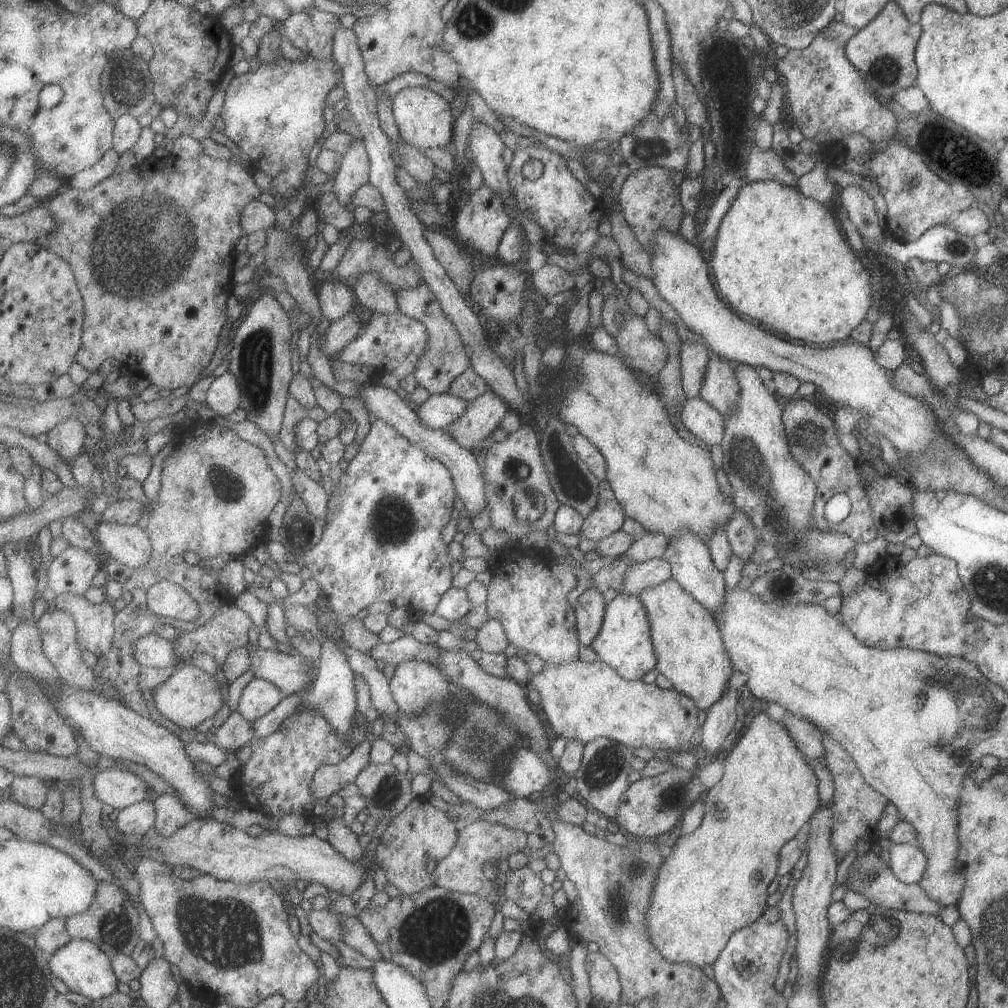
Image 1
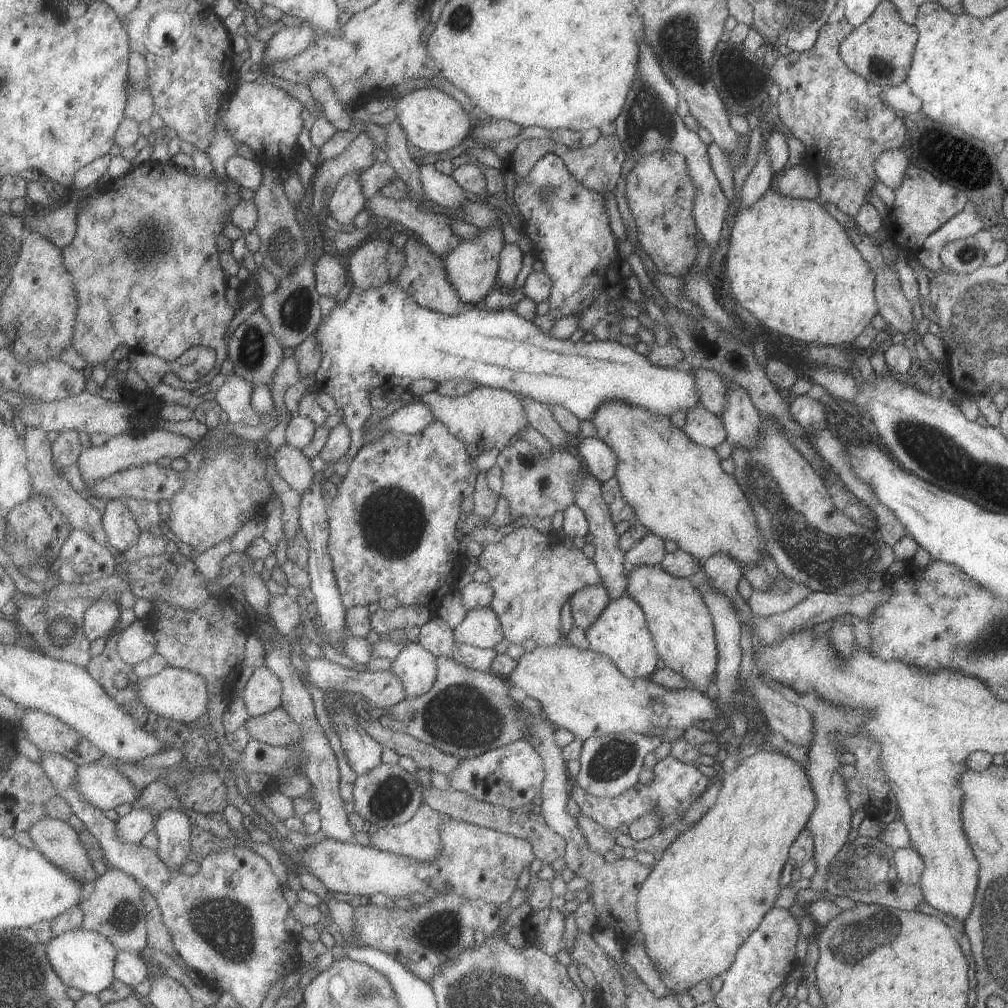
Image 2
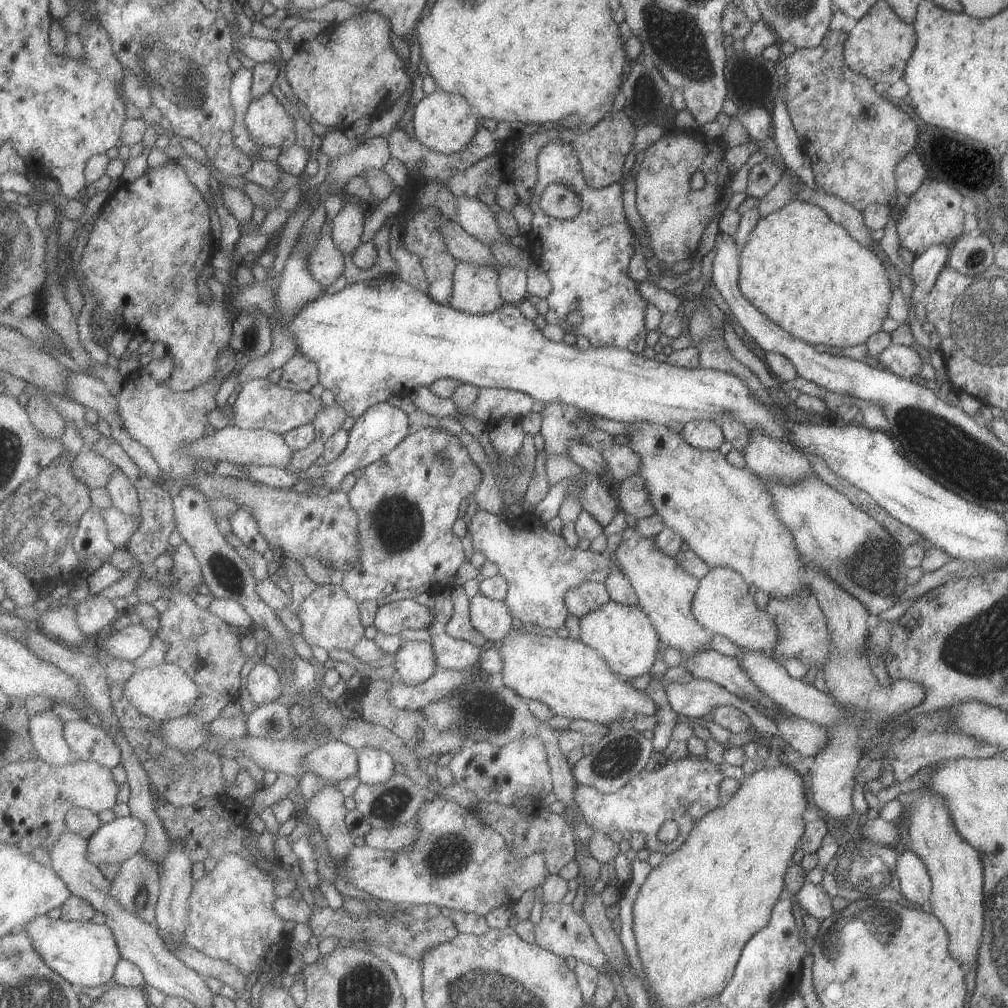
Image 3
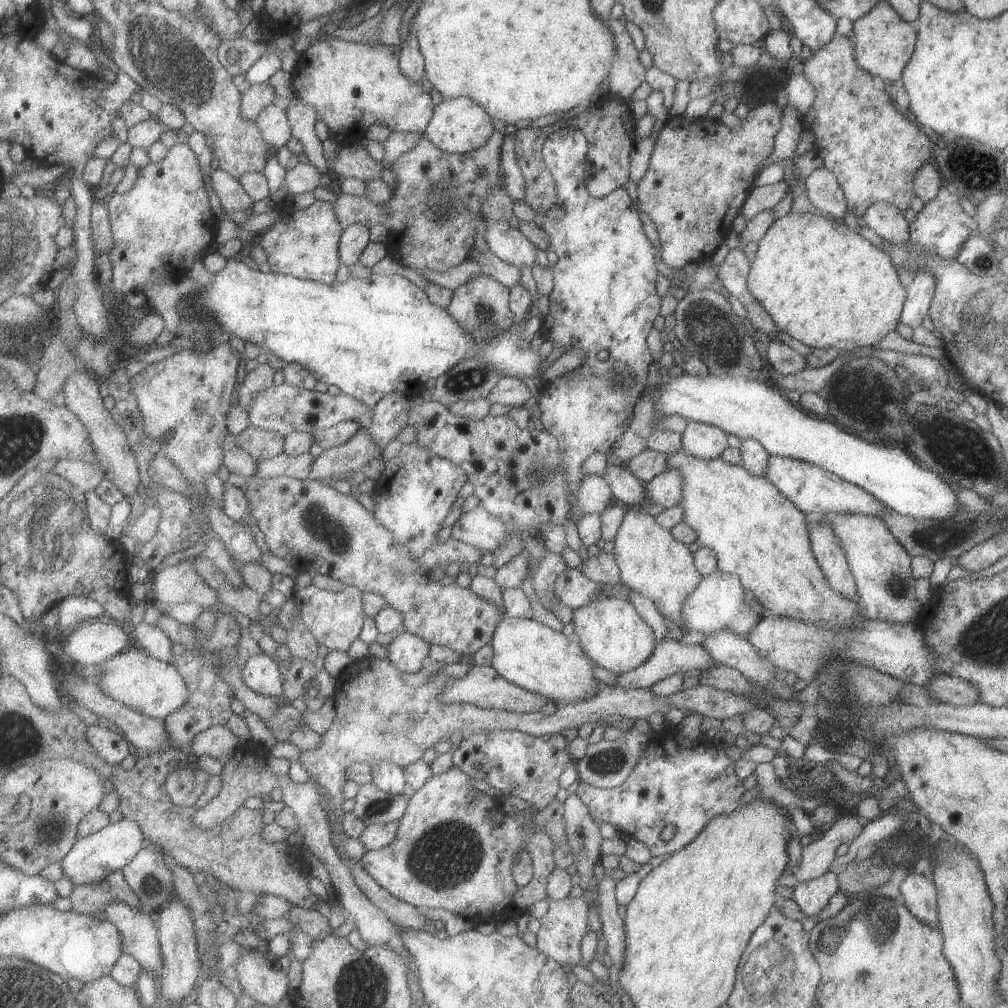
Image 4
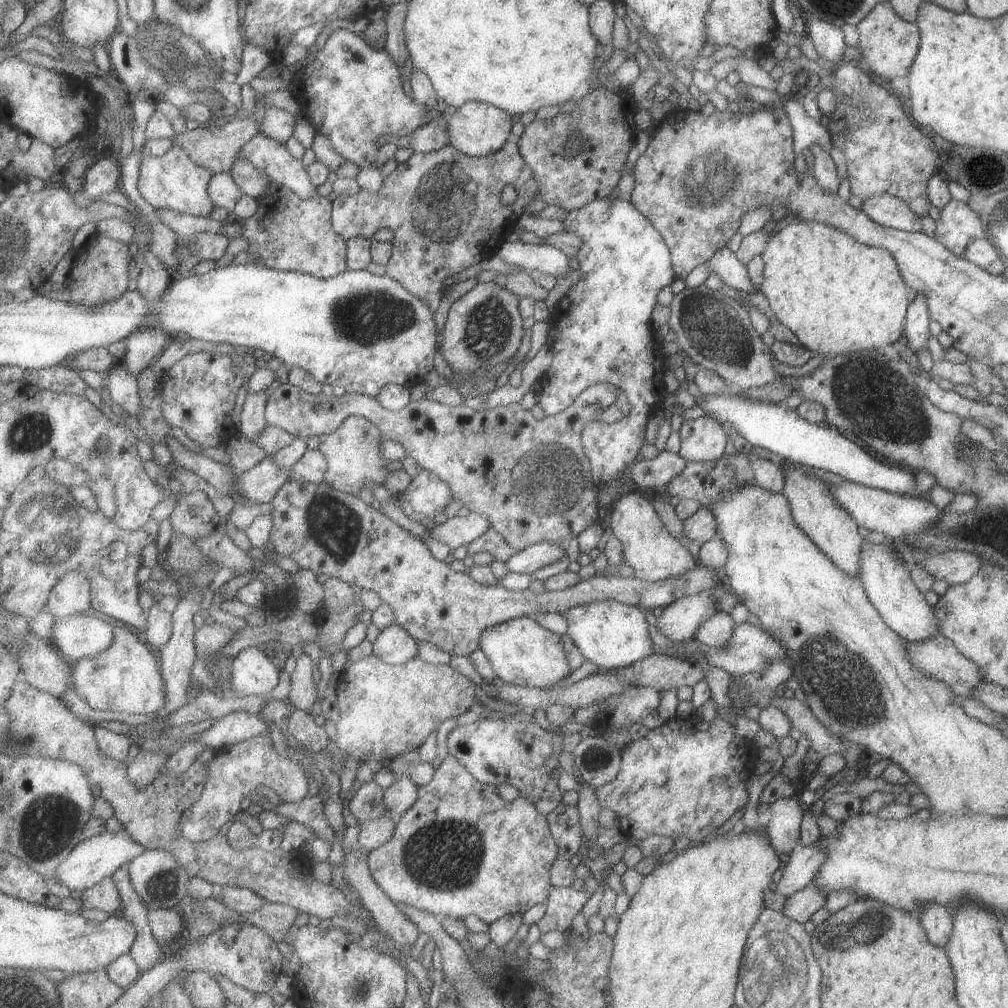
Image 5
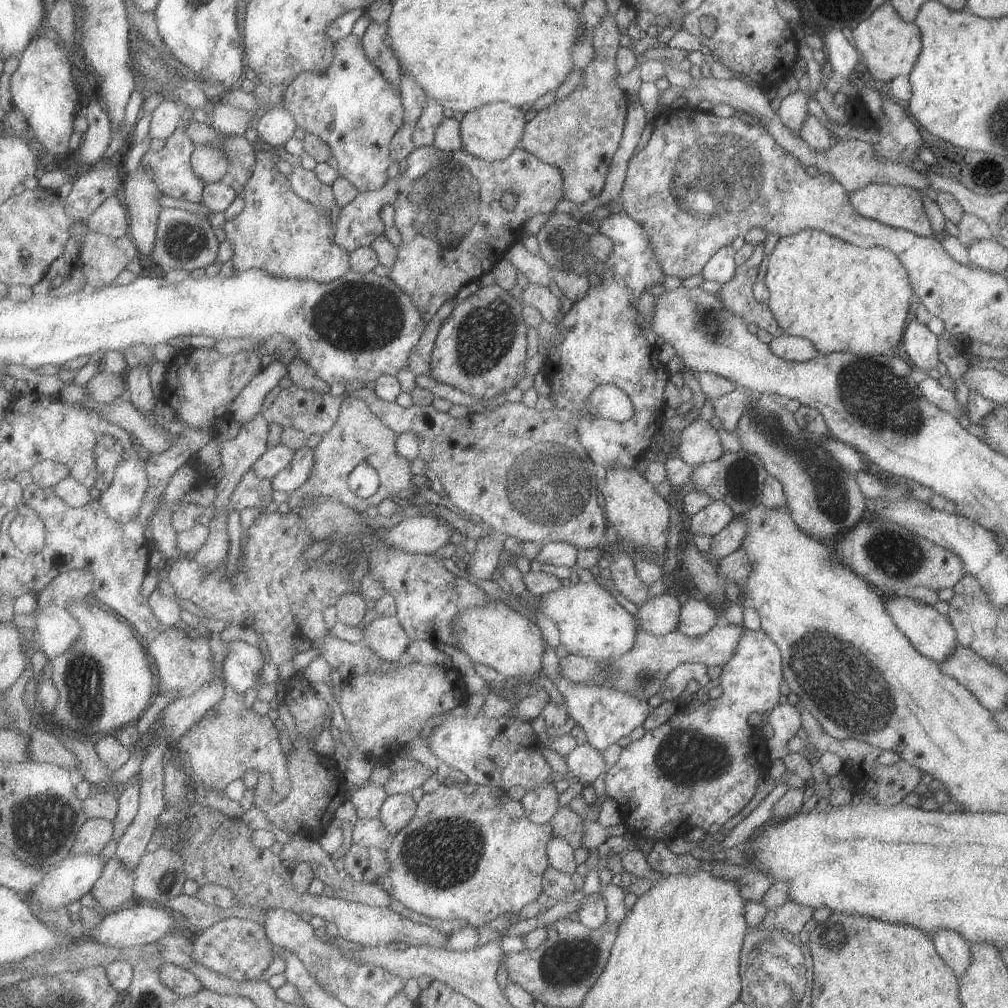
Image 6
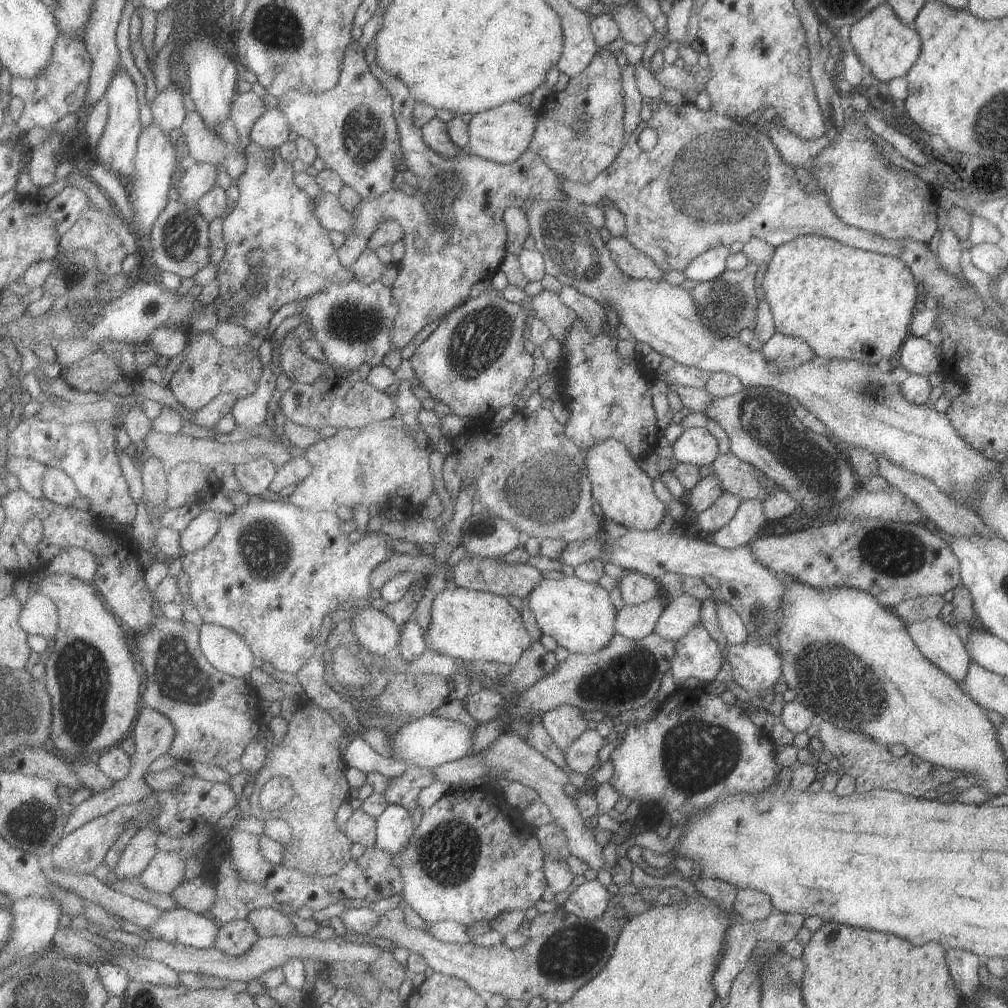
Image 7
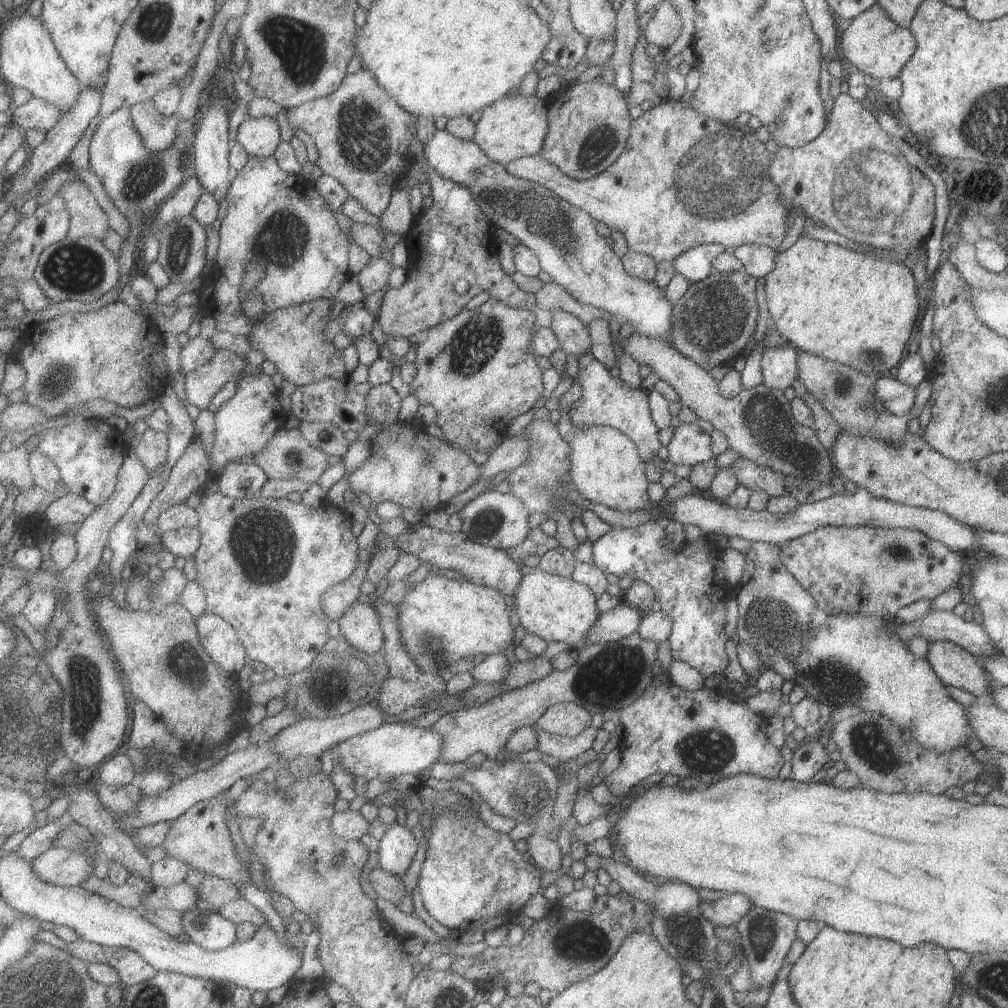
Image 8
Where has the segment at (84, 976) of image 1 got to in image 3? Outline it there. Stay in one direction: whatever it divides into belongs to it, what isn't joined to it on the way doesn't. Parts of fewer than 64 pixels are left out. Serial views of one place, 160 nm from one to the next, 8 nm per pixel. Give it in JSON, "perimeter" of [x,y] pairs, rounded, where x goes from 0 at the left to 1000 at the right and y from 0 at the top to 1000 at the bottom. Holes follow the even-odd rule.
{"perimeter":[[[44,907],[27,917],[27,927],[31,927],[31,933],[35,935],[39,946],[43,946],[43,952],[76,980],[108,976],[112,973],[118,953],[122,951],[113,923],[105,915],[67,914],[62,909],[55,912]]]}

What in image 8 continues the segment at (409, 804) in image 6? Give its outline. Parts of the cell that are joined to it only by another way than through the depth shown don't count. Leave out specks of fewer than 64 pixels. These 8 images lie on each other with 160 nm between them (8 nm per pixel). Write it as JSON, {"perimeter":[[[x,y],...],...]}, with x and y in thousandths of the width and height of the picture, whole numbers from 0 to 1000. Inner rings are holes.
{"perimeter":[[[395,816],[384,819],[377,833],[376,859],[386,867],[402,869],[412,853],[414,843],[416,834],[408,822]]]}

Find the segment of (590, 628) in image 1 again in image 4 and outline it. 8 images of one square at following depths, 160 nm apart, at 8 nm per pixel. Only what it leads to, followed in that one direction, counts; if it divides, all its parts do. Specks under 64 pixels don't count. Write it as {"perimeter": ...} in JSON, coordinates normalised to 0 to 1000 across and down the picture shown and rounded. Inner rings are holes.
{"perimeter":[[[563,563],[551,577],[550,589],[553,595],[569,606],[584,596],[592,595],[595,591],[595,581],[574,564]]]}

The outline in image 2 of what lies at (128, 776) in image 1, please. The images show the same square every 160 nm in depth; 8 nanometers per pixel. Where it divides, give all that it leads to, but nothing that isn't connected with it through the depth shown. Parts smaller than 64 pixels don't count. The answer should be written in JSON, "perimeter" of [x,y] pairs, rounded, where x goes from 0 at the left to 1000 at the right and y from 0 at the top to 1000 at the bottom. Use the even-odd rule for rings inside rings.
{"perimeter":[[[96,756],[80,759],[73,776],[73,780],[77,781],[92,800],[103,805],[116,802],[124,796],[134,796],[137,790],[133,779],[118,764]]]}

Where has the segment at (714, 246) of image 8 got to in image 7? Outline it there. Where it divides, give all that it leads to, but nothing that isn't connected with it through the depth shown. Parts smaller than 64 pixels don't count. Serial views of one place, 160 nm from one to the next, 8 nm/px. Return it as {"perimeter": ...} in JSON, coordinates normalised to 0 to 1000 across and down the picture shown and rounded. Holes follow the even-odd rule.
{"perimeter":[[[713,244],[703,246],[697,252],[689,254],[680,264],[678,273],[681,278],[689,279],[690,281],[705,279],[720,267],[719,258],[721,258],[721,254],[723,254],[723,245]]]}

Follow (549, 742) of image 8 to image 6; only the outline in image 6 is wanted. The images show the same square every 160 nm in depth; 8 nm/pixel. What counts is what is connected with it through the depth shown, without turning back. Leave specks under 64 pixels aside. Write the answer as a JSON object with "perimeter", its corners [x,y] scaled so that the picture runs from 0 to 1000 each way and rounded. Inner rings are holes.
{"perimeter":[[[582,736],[570,739],[560,751],[560,756],[576,778],[586,778],[601,762],[597,748]]]}

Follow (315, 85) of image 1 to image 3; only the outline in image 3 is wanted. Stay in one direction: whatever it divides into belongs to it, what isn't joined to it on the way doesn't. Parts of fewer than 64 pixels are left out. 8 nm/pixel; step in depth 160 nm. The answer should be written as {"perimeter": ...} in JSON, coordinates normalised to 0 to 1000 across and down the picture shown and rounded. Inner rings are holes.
{"perimeter":[[[270,92],[250,100],[244,113],[244,124],[252,138],[261,145],[276,145],[281,150],[293,144],[295,139],[293,118]]]}

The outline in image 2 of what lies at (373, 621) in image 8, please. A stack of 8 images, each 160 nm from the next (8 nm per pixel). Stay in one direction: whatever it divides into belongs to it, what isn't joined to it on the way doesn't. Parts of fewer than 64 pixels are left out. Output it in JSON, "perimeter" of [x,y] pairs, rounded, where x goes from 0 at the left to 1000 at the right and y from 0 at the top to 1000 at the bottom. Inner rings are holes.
{"perimeter":[[[414,636],[398,644],[388,665],[400,676],[406,694],[426,687],[436,673],[435,653]]]}

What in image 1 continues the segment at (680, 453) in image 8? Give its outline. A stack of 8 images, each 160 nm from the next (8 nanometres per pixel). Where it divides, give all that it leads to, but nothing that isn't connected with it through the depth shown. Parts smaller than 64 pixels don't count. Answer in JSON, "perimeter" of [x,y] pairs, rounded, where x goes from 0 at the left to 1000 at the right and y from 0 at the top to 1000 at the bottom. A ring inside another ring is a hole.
{"perimeter":[[[694,393],[682,396],[674,409],[680,425],[697,440],[714,440],[718,432],[718,415]]]}

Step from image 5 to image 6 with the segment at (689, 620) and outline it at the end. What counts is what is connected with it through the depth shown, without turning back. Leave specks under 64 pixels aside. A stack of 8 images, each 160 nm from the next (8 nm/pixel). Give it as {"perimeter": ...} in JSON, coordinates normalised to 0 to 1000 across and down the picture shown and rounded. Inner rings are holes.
{"perimeter":[[[666,586],[644,592],[632,601],[631,623],[647,630],[671,625],[675,601],[671,589]]]}

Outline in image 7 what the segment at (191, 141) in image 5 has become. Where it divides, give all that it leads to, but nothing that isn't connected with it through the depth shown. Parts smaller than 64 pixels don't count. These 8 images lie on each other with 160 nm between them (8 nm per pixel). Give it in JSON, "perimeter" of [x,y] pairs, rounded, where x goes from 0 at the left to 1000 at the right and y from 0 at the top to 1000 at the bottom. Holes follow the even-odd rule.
{"perimeter":[[[190,161],[187,165],[176,188],[178,199],[183,202],[196,201],[199,196],[215,185],[215,164],[209,161]]]}

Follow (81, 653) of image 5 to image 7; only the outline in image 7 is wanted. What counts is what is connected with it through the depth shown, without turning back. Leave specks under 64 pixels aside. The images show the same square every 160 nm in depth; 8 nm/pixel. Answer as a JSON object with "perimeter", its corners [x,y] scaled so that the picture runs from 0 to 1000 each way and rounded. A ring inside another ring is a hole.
{"perimeter":[[[46,589],[28,591],[20,609],[22,622],[29,629],[39,629],[45,634],[55,634],[60,622],[60,609],[55,596]]]}

